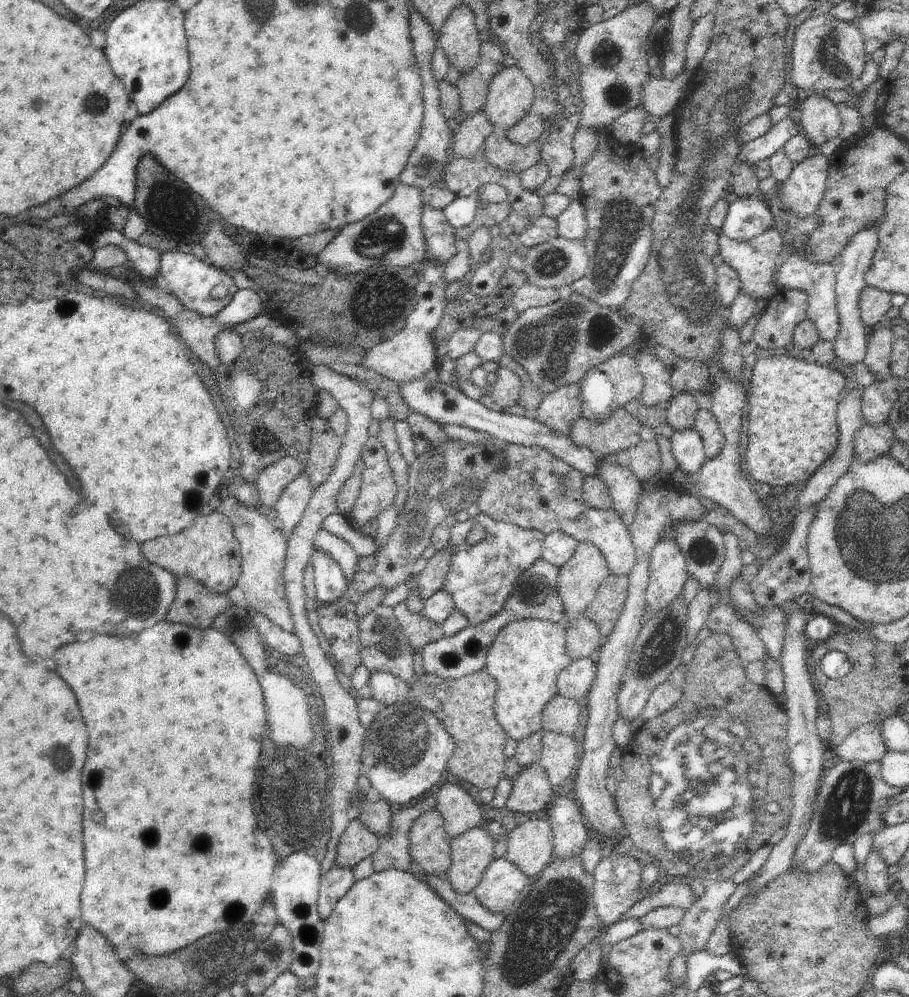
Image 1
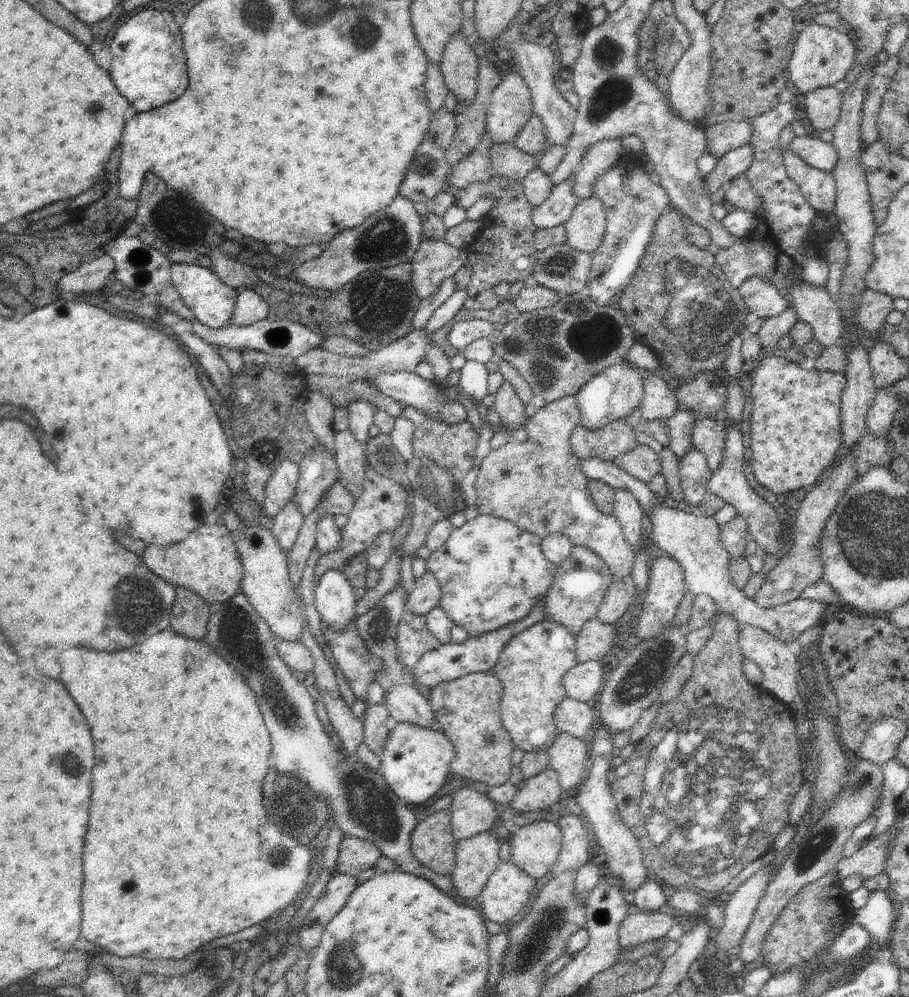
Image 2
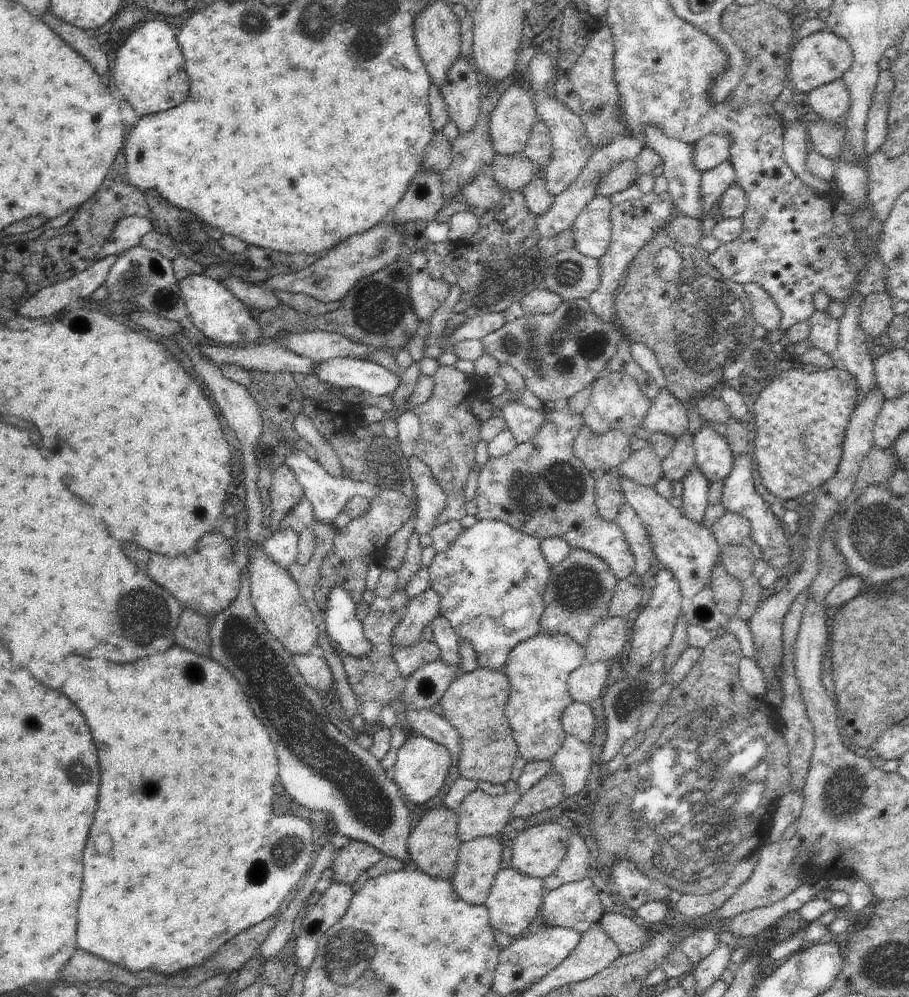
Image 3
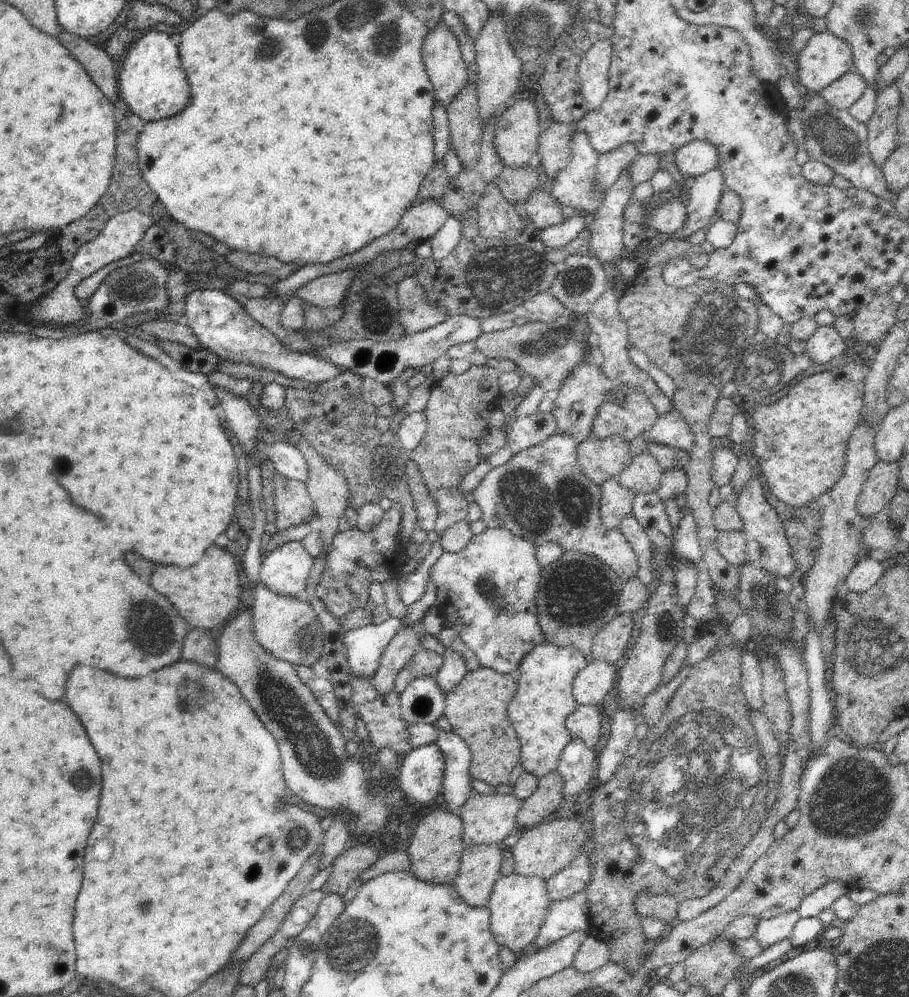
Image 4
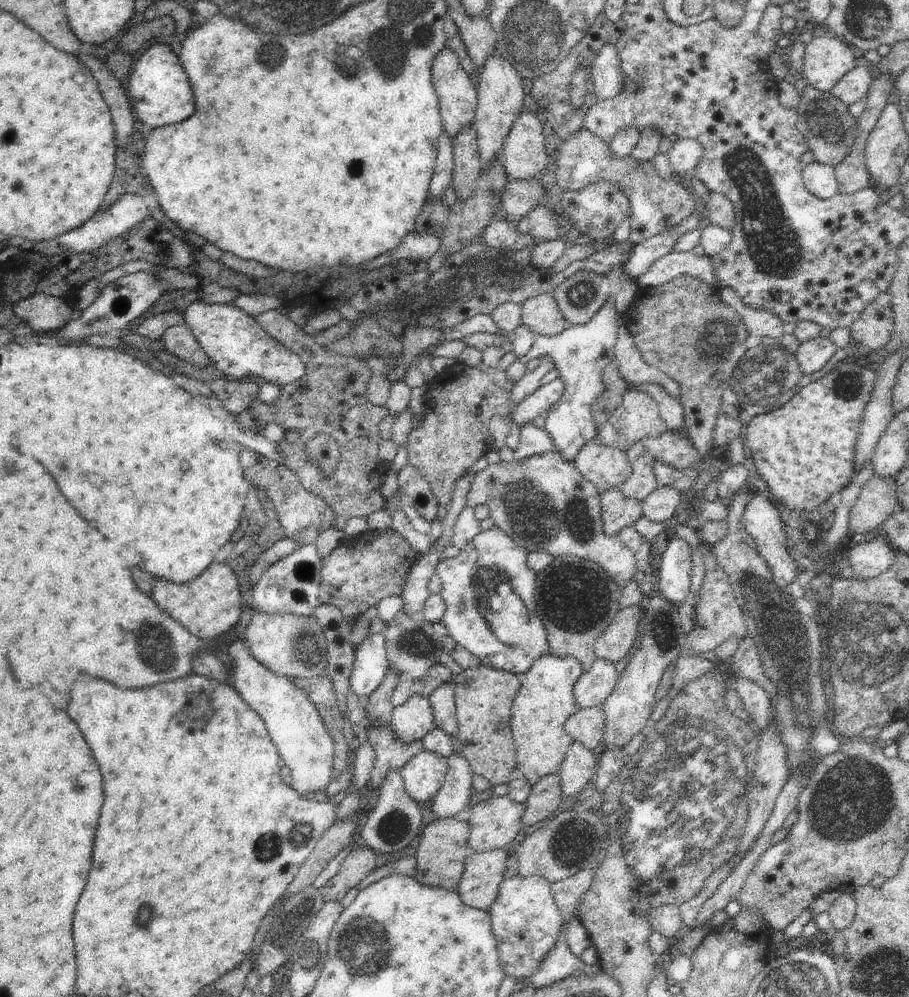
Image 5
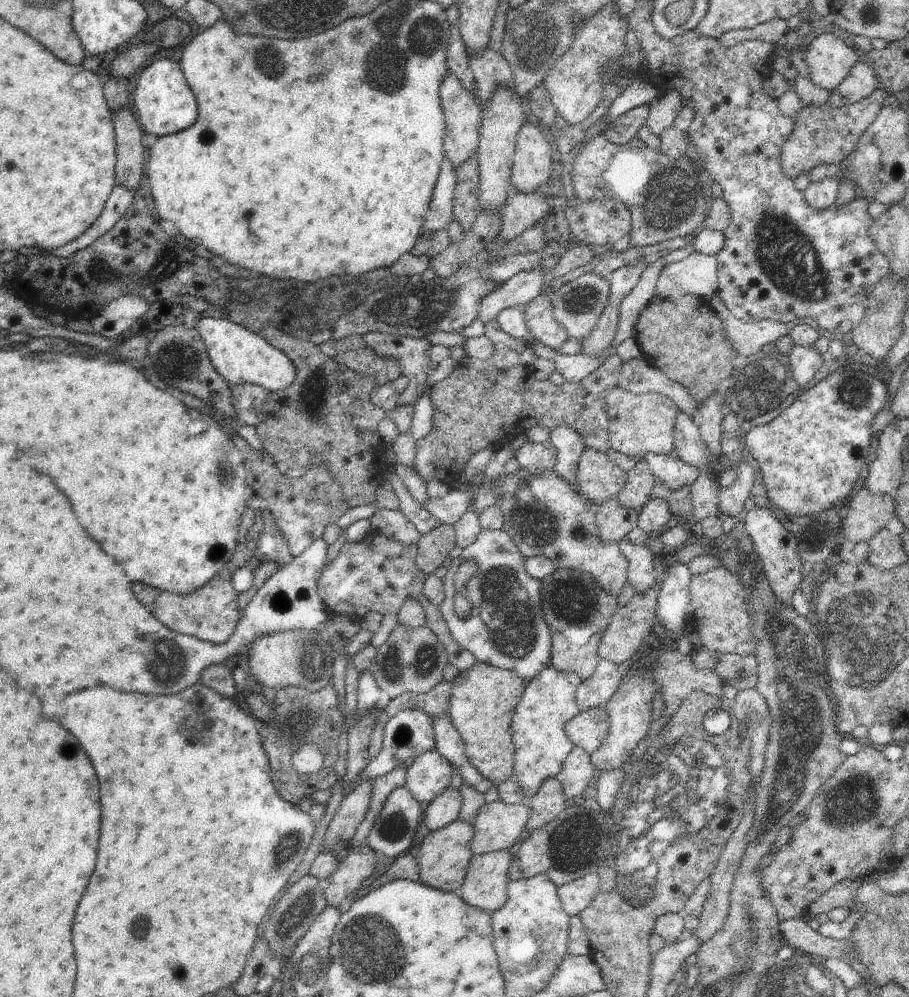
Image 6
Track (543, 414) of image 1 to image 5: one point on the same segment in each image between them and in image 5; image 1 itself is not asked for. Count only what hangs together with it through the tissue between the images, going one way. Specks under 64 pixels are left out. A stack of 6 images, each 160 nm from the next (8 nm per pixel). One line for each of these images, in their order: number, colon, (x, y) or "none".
2: (538, 484)
3: (541, 489)
4: (541, 494)
5: (543, 503)

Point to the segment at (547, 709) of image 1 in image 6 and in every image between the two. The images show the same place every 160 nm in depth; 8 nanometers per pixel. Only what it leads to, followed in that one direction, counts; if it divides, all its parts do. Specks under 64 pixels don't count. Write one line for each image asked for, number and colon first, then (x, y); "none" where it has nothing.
2: (573, 717)
3: (579, 719)
4: (586, 721)
5: (586, 726)
6: (588, 729)

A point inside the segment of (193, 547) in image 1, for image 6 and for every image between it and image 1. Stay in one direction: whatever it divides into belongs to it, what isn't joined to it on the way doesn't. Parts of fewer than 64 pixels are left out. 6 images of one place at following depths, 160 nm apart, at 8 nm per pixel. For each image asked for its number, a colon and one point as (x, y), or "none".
2: (207, 561)
3: (207, 579)
4: (205, 594)
5: (208, 606)
6: (211, 614)

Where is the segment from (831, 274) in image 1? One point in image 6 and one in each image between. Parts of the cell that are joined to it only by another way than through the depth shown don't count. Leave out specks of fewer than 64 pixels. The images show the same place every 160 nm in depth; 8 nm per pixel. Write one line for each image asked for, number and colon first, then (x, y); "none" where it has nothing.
2: (814, 305)
3: (824, 335)
4: (826, 343)
5: (812, 355)
6: (805, 362)

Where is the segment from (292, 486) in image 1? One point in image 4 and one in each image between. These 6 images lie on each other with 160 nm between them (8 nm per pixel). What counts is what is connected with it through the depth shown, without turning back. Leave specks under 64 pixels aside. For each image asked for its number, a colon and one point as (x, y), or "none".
2: (285, 528)
3: (282, 546)
4: (285, 572)

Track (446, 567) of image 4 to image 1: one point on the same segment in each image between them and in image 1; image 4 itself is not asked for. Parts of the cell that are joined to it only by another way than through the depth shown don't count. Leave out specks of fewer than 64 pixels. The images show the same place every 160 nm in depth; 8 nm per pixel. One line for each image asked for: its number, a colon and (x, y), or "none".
1: (488, 557)
2: (491, 573)
3: (491, 580)

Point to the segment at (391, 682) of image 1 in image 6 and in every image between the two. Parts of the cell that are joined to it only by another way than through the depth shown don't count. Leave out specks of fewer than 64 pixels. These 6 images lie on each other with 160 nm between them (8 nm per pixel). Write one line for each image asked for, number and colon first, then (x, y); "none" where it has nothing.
2: (403, 702)
3: (429, 723)
4: (457, 783)
5: (454, 794)
6: (444, 810)

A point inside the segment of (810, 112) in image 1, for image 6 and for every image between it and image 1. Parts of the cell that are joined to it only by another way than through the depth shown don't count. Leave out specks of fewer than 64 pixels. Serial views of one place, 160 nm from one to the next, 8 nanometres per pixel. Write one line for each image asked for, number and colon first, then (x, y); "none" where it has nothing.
2: (823, 106)
3: (830, 101)
4: (842, 93)
5: (854, 86)
6: (861, 81)

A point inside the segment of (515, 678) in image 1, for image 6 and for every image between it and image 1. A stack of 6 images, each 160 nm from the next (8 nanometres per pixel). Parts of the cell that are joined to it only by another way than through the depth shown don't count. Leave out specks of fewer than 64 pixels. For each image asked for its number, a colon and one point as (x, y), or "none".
2: (531, 666)
3: (538, 669)
4: (543, 700)
5: (545, 701)
6: (541, 745)

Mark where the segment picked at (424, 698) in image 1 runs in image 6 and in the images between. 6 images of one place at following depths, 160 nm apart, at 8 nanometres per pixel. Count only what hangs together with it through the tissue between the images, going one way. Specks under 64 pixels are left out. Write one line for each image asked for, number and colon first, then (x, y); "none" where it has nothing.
2: (467, 710)
3: (474, 704)
4: (476, 708)
5: (483, 695)
6: (483, 699)

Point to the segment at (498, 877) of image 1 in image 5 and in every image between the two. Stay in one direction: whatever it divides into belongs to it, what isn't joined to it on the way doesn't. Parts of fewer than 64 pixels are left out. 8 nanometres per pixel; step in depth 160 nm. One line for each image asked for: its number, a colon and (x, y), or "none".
2: (507, 895)
3: (514, 900)
4: (518, 904)
5: (525, 919)

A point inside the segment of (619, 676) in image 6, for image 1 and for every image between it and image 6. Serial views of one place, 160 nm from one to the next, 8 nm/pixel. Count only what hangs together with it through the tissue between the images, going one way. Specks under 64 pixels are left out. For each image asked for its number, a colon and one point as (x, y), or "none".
1: (575, 681)
2: (584, 682)
3: (587, 683)
4: (591, 685)
5: (592, 688)

